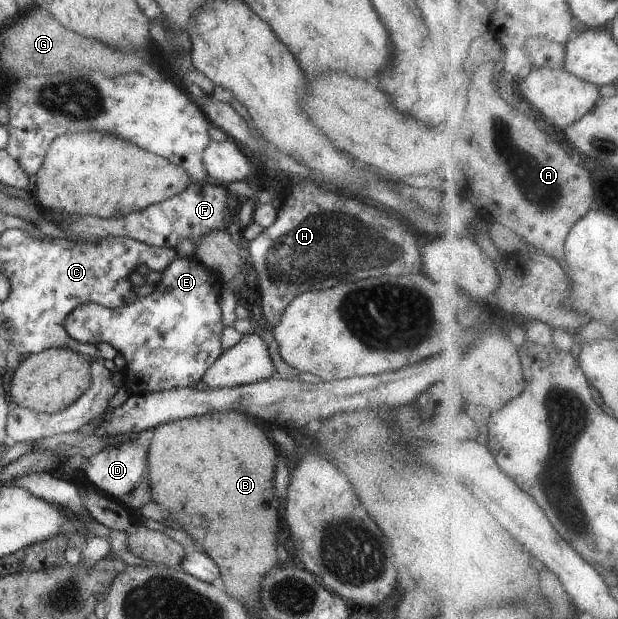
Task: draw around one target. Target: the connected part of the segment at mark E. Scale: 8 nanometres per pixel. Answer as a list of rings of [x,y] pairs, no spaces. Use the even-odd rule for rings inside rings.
[[[177,258],[161,270],[163,275],[155,291],[129,306],[109,309],[87,303],[77,306],[65,318],[65,330],[71,338],[87,344],[106,342],[126,360],[120,383],[129,396],[201,386],[205,372],[223,354],[219,296],[223,285],[213,272],[194,258]]]

